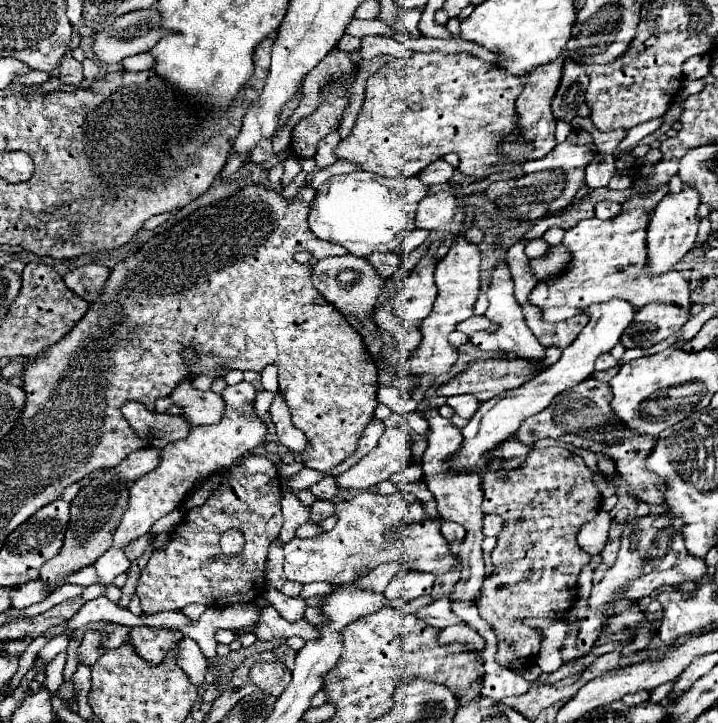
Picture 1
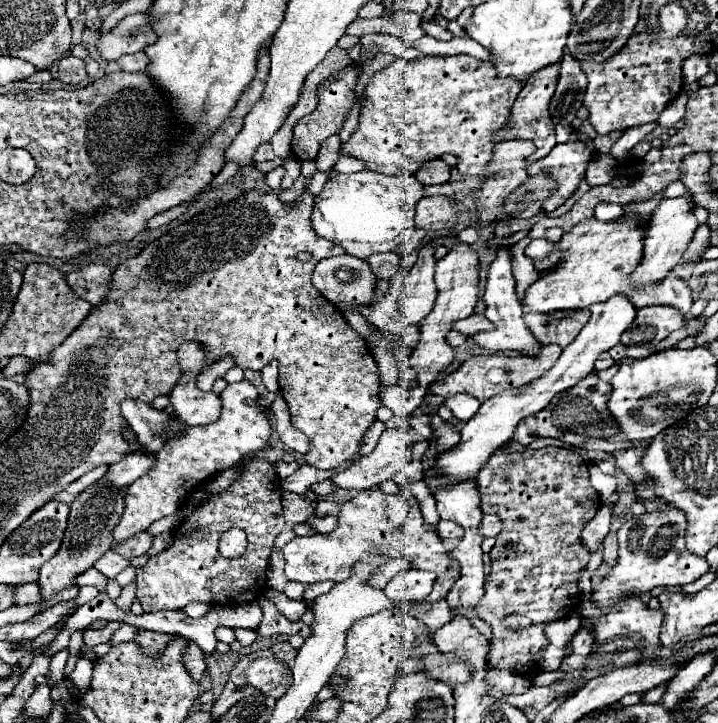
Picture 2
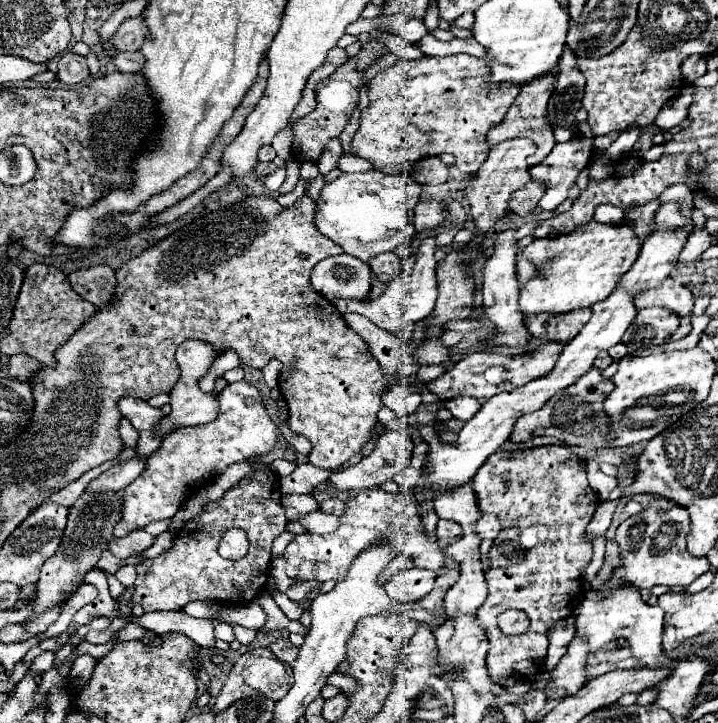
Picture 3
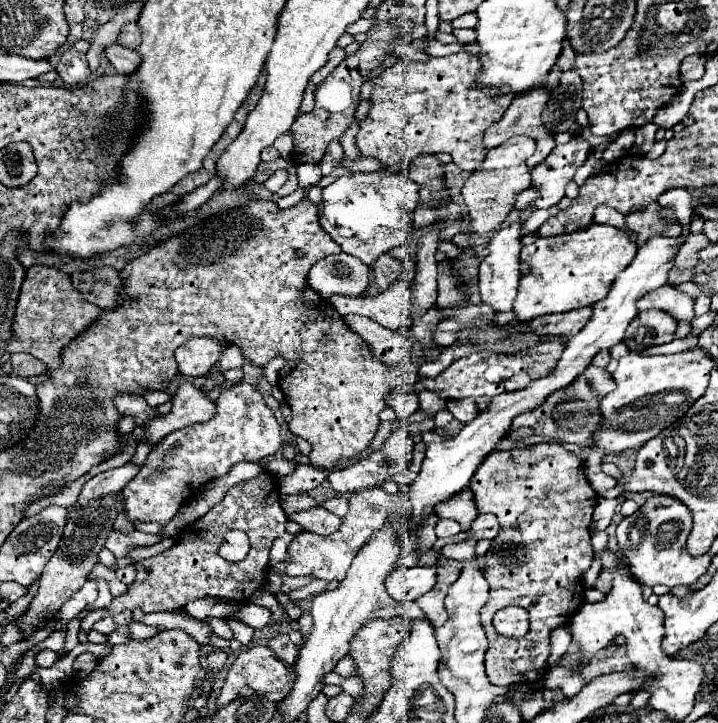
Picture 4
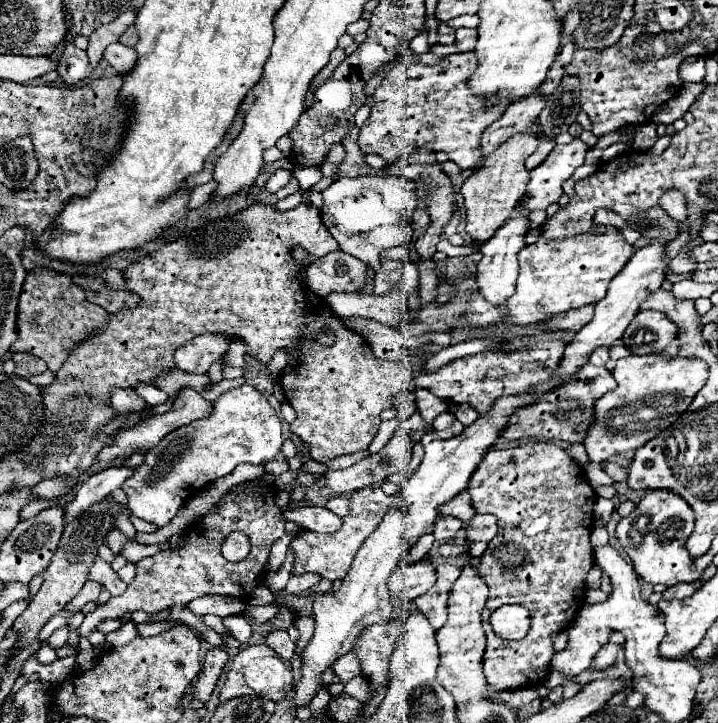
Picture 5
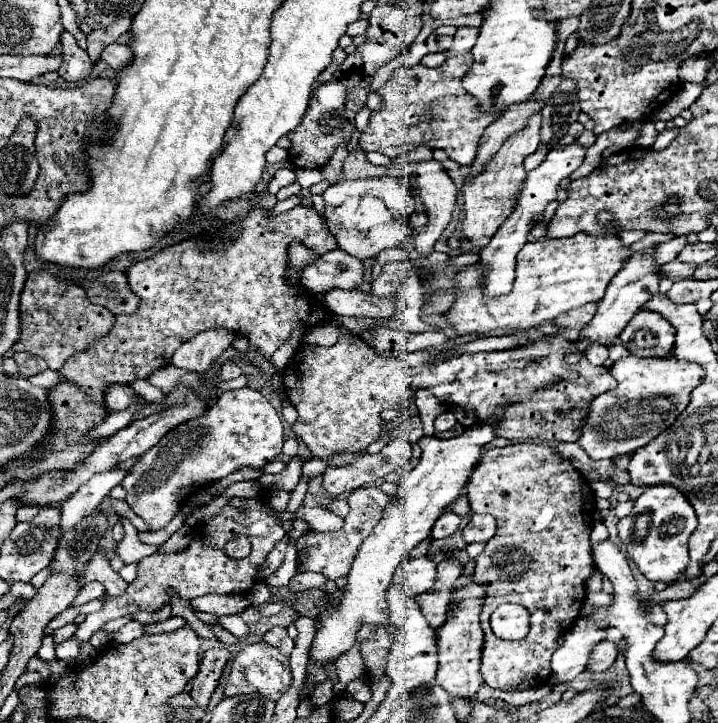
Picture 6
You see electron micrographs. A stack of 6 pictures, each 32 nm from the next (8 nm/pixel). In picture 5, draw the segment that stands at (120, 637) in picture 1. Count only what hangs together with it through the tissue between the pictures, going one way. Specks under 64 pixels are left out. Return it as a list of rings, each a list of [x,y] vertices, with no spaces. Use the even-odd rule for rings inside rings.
[[[136,624],[136,632],[138,632],[138,636],[140,638],[148,638],[148,636],[156,636],[156,634],[160,634],[160,632],[164,632],[164,630],[170,630],[168,626],[164,626],[164,624]]]

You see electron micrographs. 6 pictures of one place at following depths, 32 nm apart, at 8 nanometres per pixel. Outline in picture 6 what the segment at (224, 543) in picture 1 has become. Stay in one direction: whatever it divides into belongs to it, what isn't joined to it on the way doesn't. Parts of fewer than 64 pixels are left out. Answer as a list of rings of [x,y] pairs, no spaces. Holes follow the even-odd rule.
[[[236,534],[236,536],[232,536],[232,540],[228,542],[228,546],[226,546],[226,554],[230,556],[230,558],[246,558],[251,552],[251,543],[248,538],[244,535]]]

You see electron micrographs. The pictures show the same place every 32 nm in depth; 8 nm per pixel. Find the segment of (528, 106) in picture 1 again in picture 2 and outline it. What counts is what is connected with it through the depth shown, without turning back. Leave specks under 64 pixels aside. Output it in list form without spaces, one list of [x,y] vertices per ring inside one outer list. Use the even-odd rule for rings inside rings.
[[[560,62],[552,64],[552,68],[544,68],[544,72],[536,72],[536,76],[532,76],[532,80],[526,80],[520,96],[516,98],[514,106],[512,106],[512,114],[510,114],[510,124],[496,132],[496,142],[502,140],[512,140],[512,138],[520,138],[520,140],[532,140],[536,144],[536,151],[527,158],[527,162],[537,162],[550,154],[550,150],[556,146],[556,138],[554,138],[554,124],[552,118],[548,116],[548,100],[552,98],[552,92],[556,90],[556,76],[560,76]]]

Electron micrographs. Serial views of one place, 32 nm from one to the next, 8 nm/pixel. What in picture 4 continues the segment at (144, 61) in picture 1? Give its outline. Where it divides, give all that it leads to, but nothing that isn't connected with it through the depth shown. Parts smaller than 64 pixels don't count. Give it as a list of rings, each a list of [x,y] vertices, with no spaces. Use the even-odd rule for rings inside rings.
[[[112,44],[106,48],[106,58],[116,68],[118,74],[134,74],[136,66],[140,66],[140,60],[142,60],[142,56],[136,50],[128,50],[118,44]]]

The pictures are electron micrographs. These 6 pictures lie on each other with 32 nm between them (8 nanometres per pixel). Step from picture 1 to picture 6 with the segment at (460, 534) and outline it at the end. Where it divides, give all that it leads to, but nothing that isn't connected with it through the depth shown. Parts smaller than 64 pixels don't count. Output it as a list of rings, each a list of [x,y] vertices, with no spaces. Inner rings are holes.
[[[444,512],[444,514],[436,520],[436,524],[434,524],[434,528],[432,528],[432,536],[434,536],[436,540],[448,538],[448,536],[452,536],[452,534],[460,528],[460,524],[462,524],[462,518],[460,518],[460,516],[456,516],[456,514],[452,514],[452,512]]]

